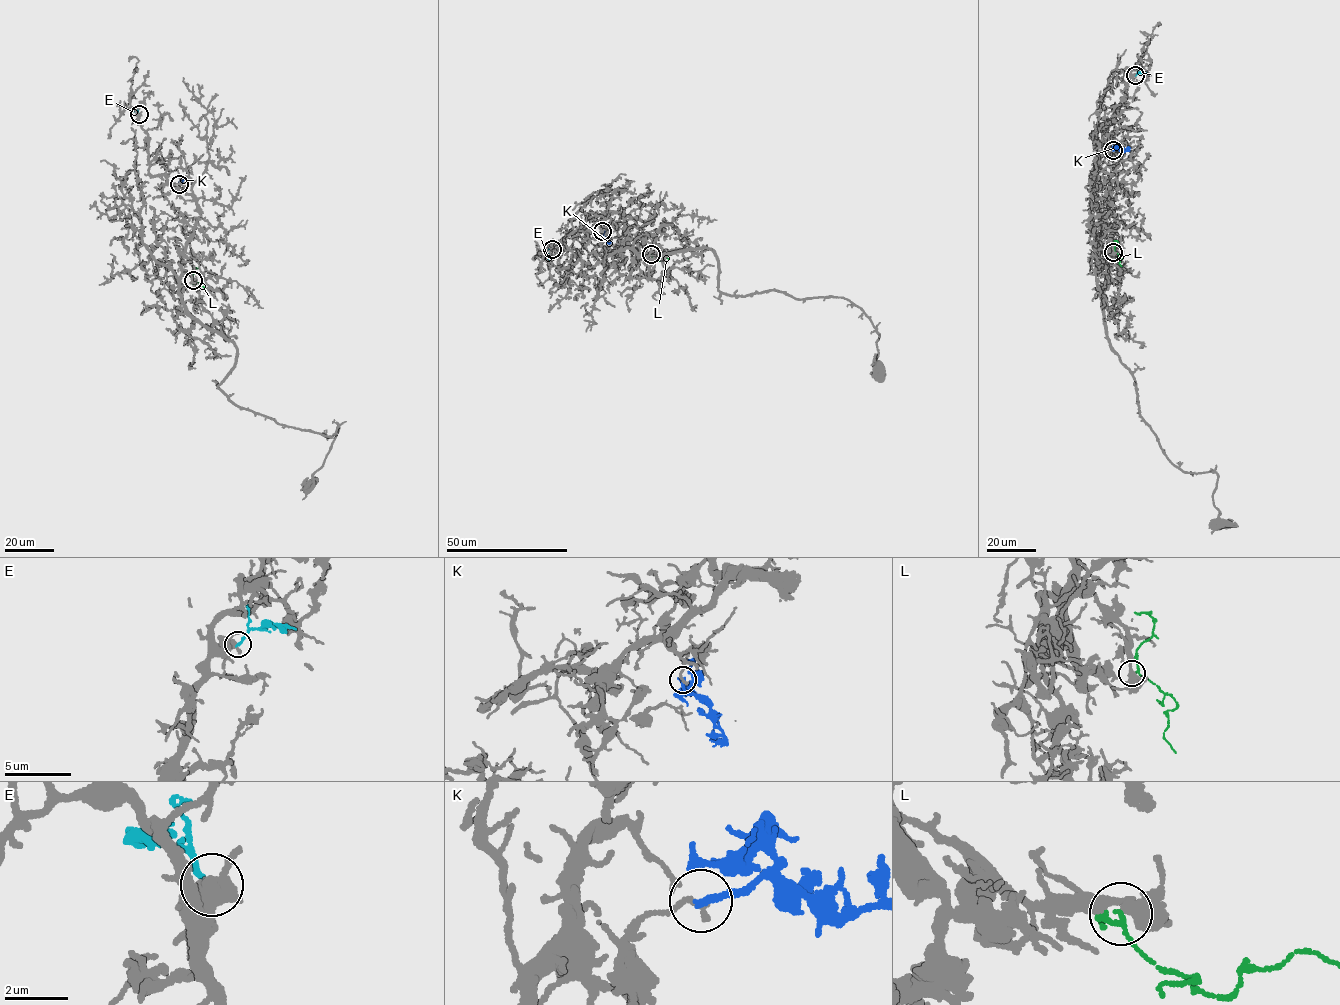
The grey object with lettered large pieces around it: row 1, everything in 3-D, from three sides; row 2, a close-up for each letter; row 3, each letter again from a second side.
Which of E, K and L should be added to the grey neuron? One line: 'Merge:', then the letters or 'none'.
Merge: none

